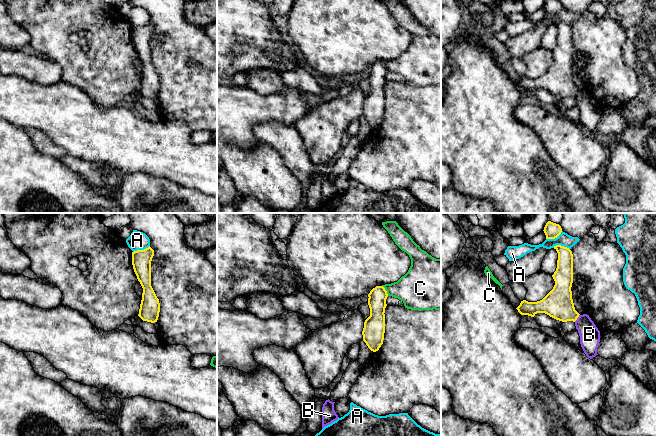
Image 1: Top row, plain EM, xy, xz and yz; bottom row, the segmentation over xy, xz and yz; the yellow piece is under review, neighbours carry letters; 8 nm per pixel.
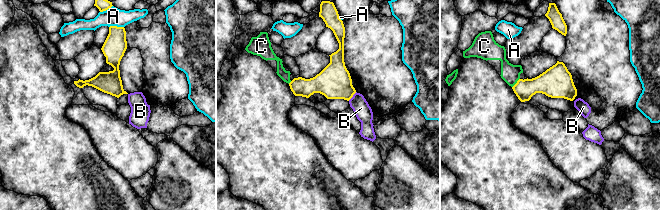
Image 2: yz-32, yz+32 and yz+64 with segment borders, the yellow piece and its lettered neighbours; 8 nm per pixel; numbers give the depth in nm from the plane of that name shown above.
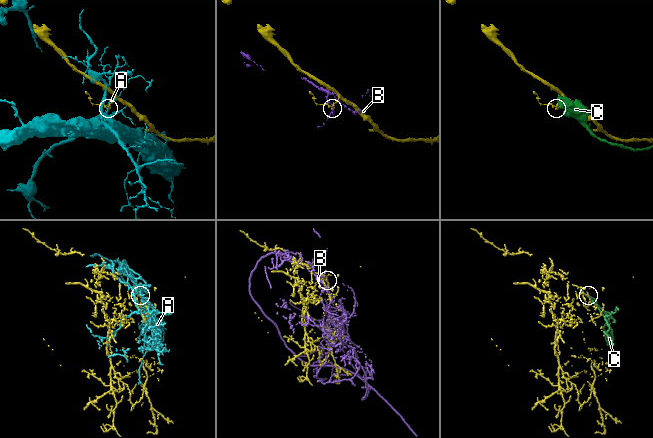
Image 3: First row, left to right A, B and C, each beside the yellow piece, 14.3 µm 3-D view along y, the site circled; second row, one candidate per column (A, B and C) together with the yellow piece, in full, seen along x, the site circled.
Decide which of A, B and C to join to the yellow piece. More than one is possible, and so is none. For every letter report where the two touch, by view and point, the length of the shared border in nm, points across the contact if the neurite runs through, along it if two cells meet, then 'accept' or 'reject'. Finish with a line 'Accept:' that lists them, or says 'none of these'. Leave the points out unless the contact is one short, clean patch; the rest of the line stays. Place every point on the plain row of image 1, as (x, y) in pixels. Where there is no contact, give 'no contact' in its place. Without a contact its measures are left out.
A: meets yellow in yz at (554, 14); contact 150 nm long; border along yz (562, 7), (556, 13), (546, 15); reject
B: meets yellow in yz at (577, 93); contact 80 nm long; border along yz (579, 90), (574, 97); reject
C: meets yellow in xz at (385, 66); contact 100 nm long; reject
Accept: none of these

